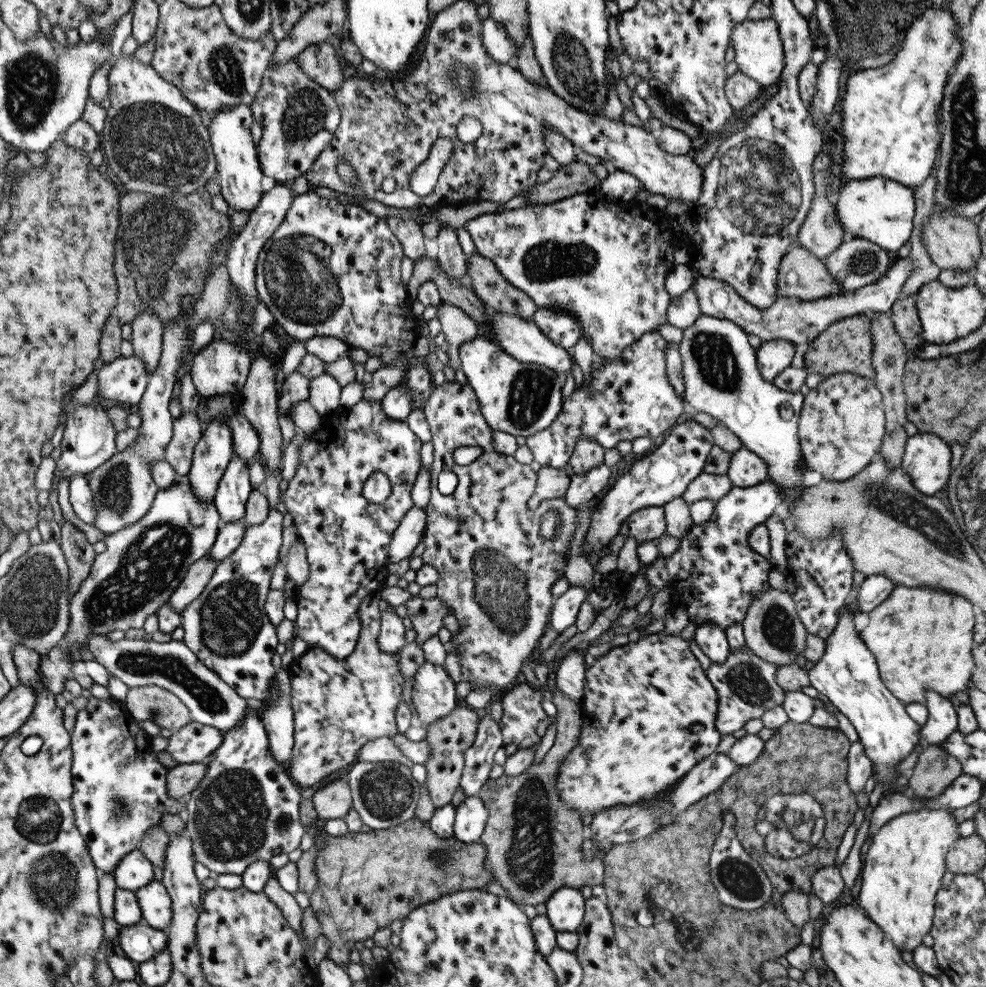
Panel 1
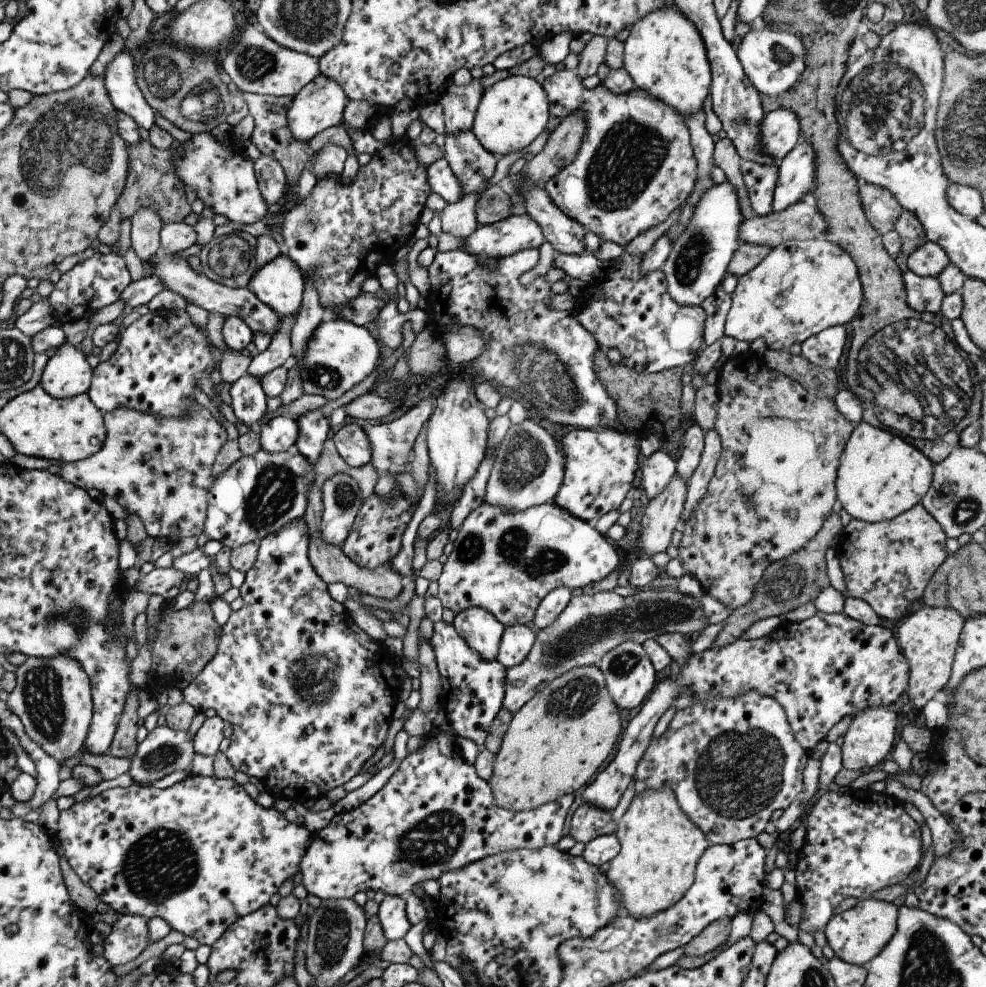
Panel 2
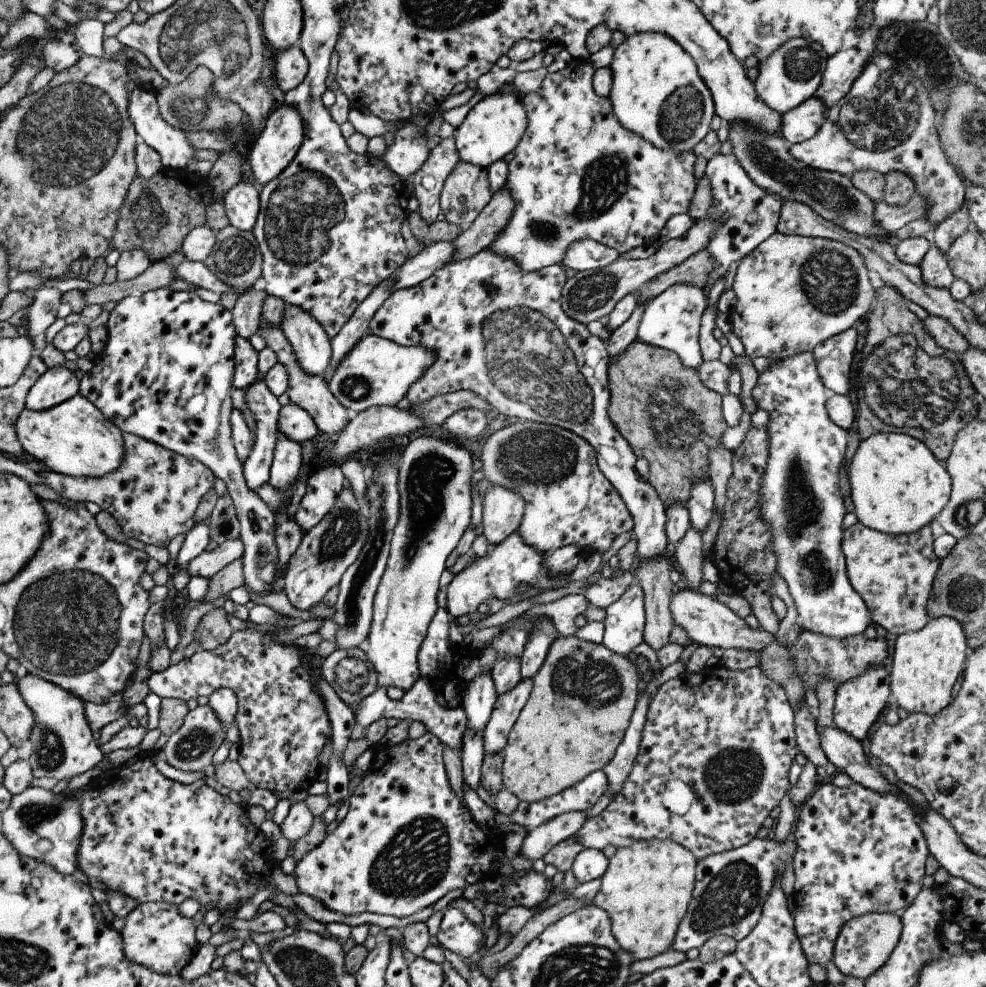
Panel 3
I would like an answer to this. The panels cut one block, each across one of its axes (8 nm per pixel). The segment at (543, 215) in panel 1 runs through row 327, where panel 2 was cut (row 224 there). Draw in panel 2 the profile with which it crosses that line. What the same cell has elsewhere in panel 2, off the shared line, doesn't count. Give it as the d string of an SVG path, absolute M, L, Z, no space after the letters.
M563 69L557 71L552 76L546 78L543 87L549 103L549 122L547 123L546 130L548 132L554 131L568 116L579 111L585 119L585 131L581 146L579 147L576 157L568 164L566 168L556 174L544 186L552 203L564 214L568 215L571 220L578 222L587 232L593 232L600 241L611 241L622 247L627 246L634 238L646 231L664 223L674 210L679 210L684 202L691 196L695 181L697 180L697 163L693 156L693 149L691 146L691 137L685 124L685 120L681 115L678 115L671 107L663 104L660 100L654 99L646 92L640 91L638 88L628 93L613 94L607 90L602 84L588 90L582 86L583 79L578 76L572 69Z

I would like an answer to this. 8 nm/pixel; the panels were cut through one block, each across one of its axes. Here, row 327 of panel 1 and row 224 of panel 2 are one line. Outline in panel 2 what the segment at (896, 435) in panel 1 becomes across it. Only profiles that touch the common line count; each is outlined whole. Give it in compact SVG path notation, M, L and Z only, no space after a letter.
M860 183L859 198L867 220L880 235L884 236L895 229L903 209L885 187Z

